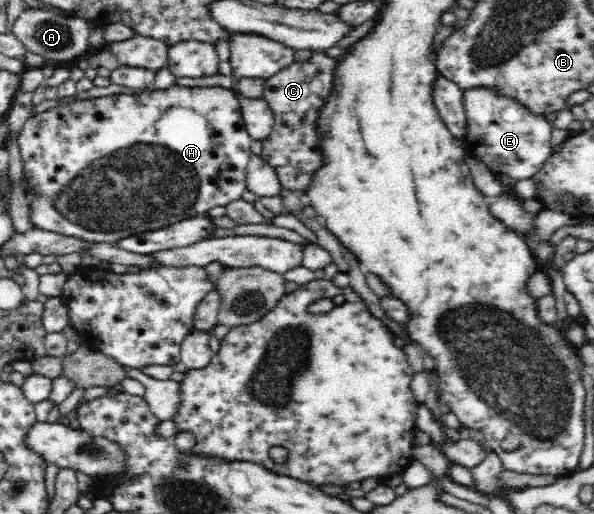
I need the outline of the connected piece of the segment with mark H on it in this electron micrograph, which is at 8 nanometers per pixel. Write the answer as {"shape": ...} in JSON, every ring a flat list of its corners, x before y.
{"shape":[[176,85,167,89,141,91,137,94,113,94,109,96,86,99,56,106,38,114,31,115,23,124,22,131,16,138,21,162,23,180,28,187,30,221,34,228,56,232,64,236,75,236,87,242,117,243,130,235,166,228,171,224,187,218,207,215,215,206,226,206,234,200,242,199,247,181,246,167,250,157,253,138,247,132,242,119,240,103,231,89,220,87,180,87]]}

